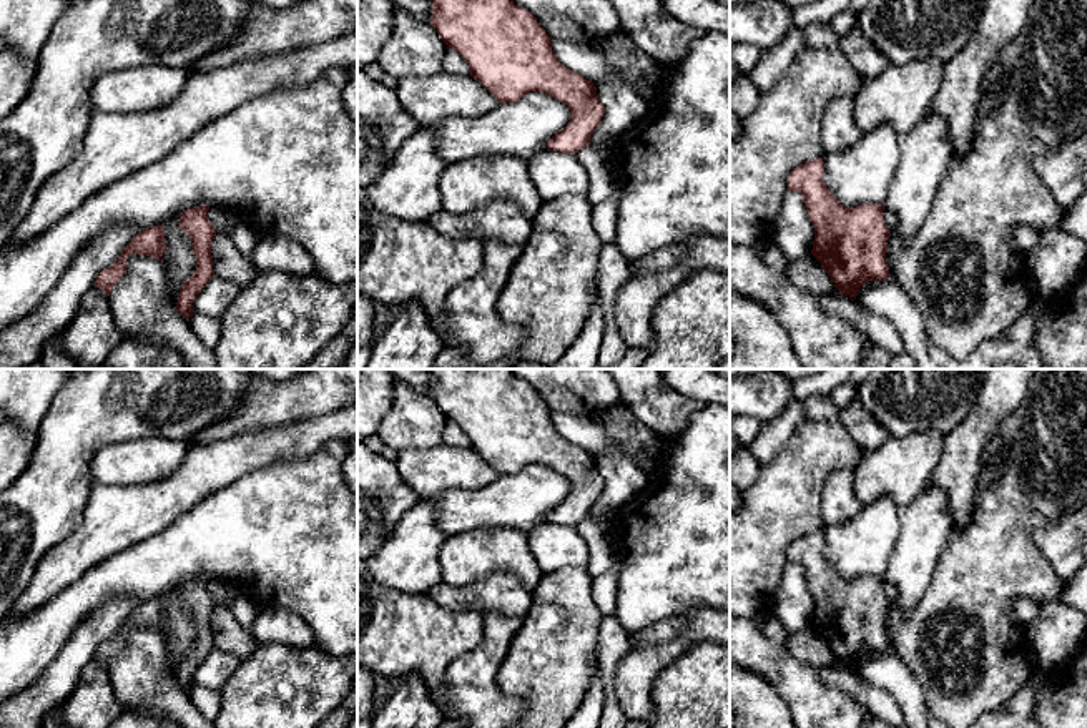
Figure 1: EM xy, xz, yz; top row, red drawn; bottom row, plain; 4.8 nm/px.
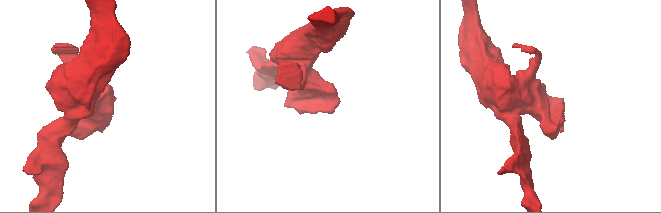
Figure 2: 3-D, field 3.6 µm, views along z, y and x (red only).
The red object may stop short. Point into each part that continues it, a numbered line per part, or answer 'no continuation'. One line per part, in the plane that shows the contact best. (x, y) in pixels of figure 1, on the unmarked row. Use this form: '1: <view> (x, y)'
no continuation

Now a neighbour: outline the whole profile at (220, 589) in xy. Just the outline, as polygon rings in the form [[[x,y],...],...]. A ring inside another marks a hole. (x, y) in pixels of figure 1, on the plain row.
[[[221,577],[209,578],[208,590],[216,605],[221,605],[228,598],[241,593],[238,585]]]

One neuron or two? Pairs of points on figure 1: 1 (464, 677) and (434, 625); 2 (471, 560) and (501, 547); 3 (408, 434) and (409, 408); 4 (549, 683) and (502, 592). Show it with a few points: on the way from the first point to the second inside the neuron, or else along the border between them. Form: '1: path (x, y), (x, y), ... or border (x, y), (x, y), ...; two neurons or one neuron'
1: border (482, 634), (431, 692); two neurons
2: path (477, 554), (494, 552); one neuron
3: path (408, 427), (409, 414); one neuron
4: border (532, 592), (532, 602), (522, 617); two neurons

